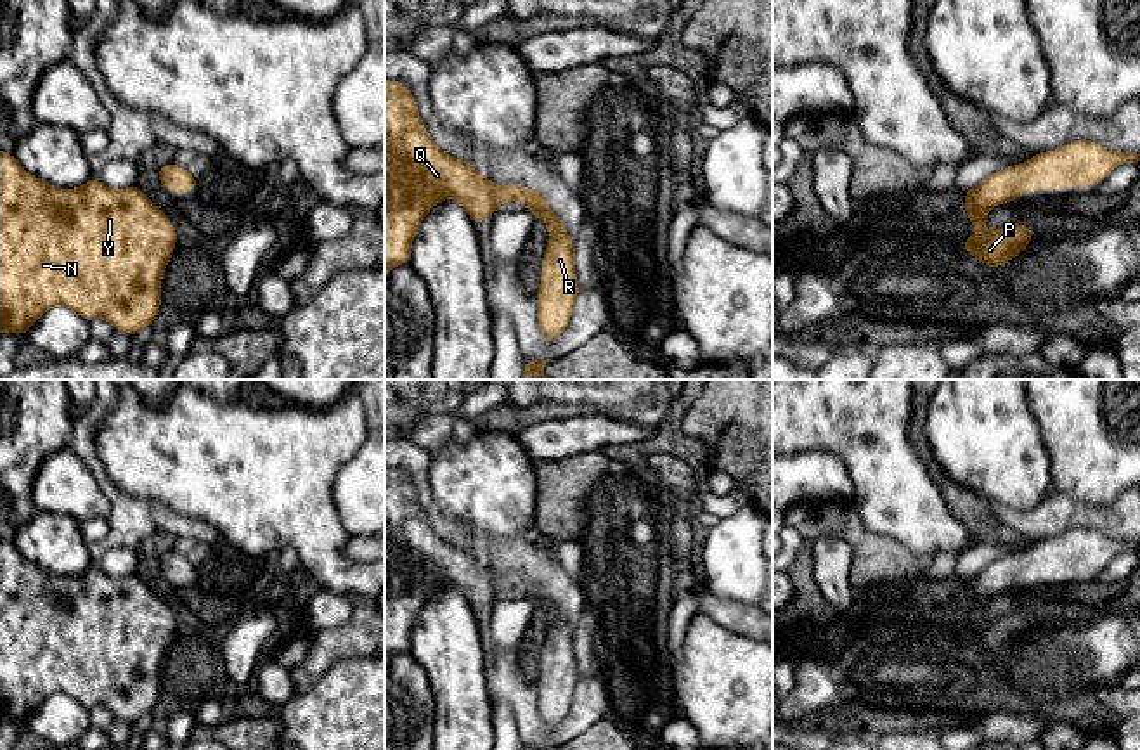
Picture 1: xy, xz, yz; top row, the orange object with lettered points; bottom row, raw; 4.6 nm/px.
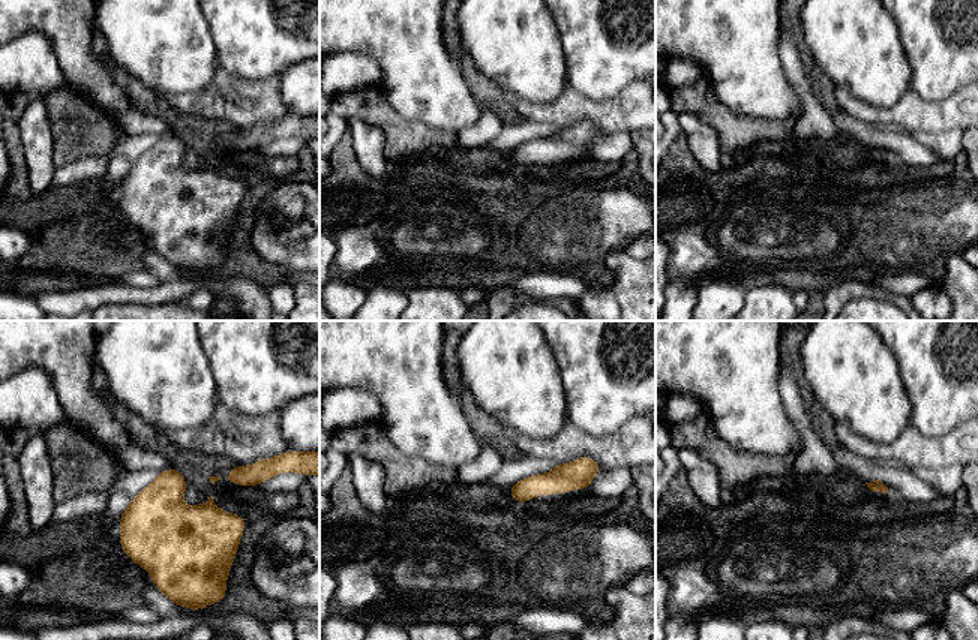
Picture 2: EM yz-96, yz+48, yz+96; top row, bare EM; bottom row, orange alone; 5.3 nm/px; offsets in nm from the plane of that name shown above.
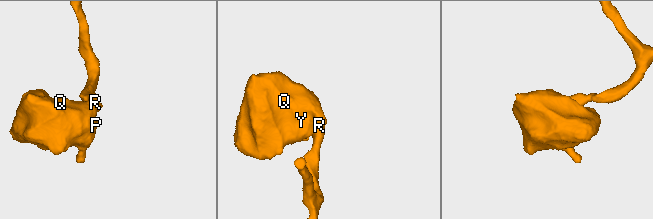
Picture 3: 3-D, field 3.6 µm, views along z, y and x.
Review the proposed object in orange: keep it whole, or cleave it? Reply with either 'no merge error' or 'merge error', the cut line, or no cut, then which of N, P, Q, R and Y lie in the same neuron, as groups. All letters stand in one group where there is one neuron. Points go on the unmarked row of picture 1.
no merge error; no cut; N P Q R Y

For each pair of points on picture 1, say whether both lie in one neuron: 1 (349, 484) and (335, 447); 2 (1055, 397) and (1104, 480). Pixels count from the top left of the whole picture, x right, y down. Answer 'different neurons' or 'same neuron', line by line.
1: different neurons
2: same neuron

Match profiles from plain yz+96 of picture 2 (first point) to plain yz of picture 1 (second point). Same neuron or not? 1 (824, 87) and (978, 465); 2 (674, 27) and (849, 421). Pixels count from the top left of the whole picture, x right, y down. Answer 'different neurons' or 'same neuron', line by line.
1: different neurons
2: same neuron

